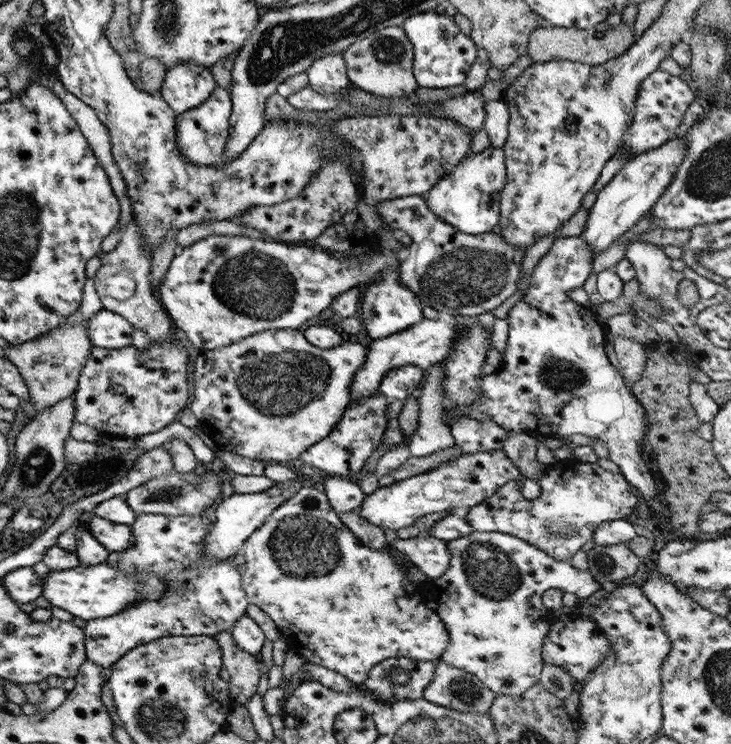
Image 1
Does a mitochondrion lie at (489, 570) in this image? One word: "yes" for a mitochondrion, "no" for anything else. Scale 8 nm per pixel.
yes

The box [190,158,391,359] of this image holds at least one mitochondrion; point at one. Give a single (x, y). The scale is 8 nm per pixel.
(262, 288)

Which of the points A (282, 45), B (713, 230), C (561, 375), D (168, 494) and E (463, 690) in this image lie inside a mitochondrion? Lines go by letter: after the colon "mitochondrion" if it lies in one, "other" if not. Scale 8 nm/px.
A: mitochondrion
B: other
C: mitochondrion
D: mitochondrion
E: mitochondrion

